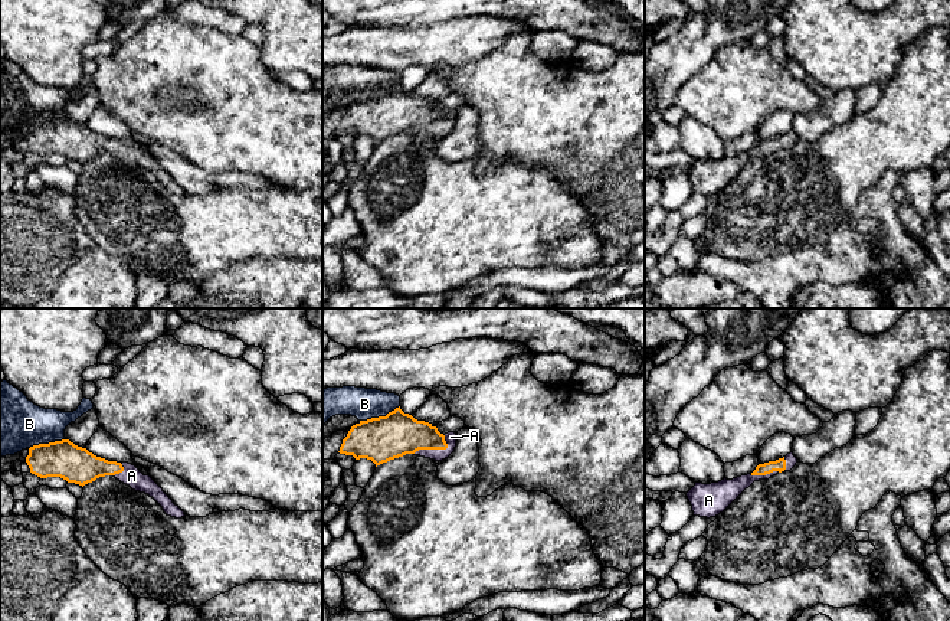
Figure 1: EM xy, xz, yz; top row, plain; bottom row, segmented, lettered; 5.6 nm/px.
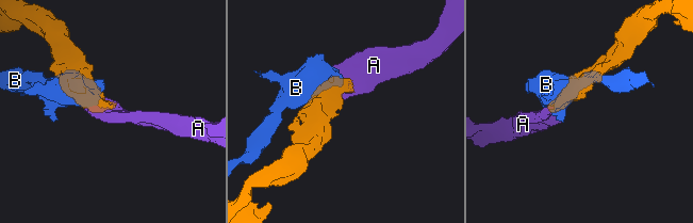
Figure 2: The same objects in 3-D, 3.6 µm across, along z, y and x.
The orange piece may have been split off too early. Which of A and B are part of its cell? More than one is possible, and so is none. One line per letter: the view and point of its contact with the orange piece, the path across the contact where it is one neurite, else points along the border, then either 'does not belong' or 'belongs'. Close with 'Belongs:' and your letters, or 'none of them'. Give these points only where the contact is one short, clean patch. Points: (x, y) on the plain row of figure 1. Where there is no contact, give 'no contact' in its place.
A: xz (435, 126) | belongs
B: xz (379, 94) | does not belong
Belongs: A

